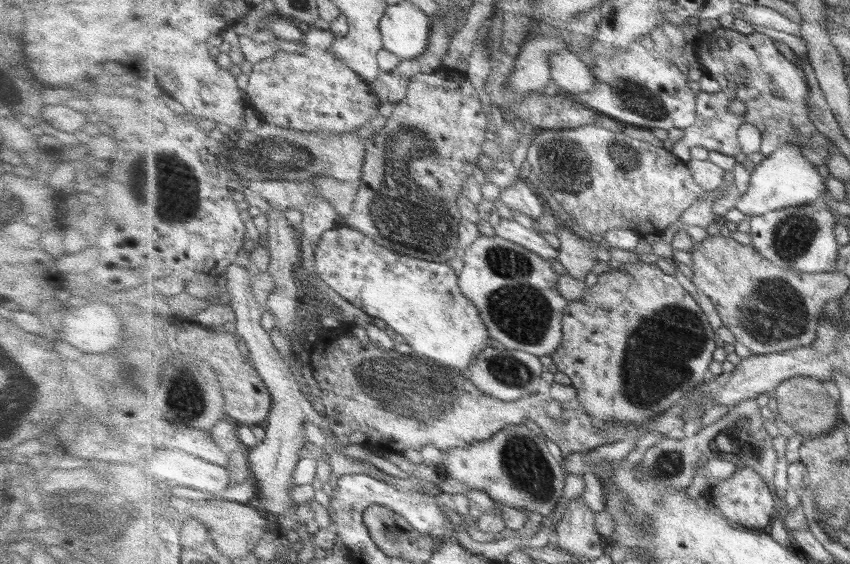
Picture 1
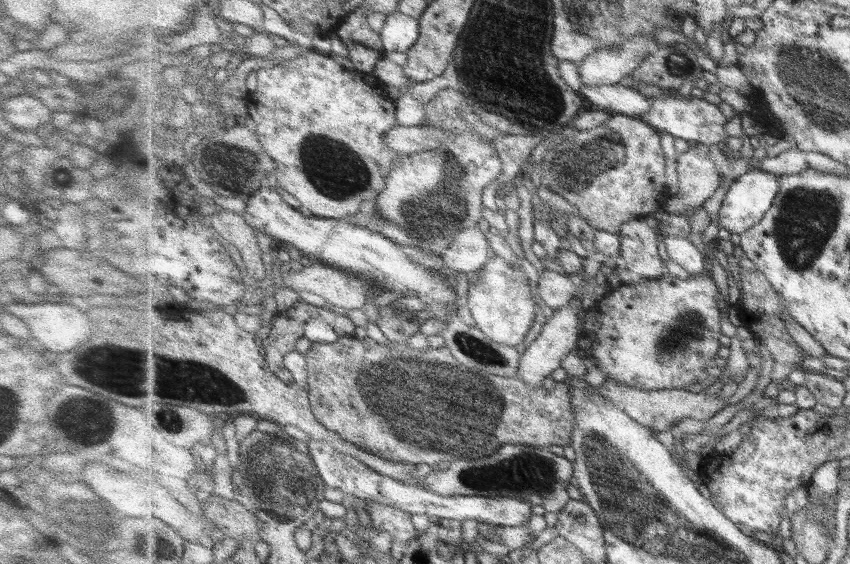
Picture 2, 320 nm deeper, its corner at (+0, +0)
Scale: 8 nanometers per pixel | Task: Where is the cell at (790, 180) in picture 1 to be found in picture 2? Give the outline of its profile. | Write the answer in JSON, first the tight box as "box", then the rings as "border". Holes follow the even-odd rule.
{"box":[718,168,781,236],"border":[[[753,168],[742,174],[726,192],[719,209],[718,218],[720,225],[727,231],[741,236],[750,228],[761,222],[777,198],[781,188],[781,176],[765,172],[763,169]]]}

